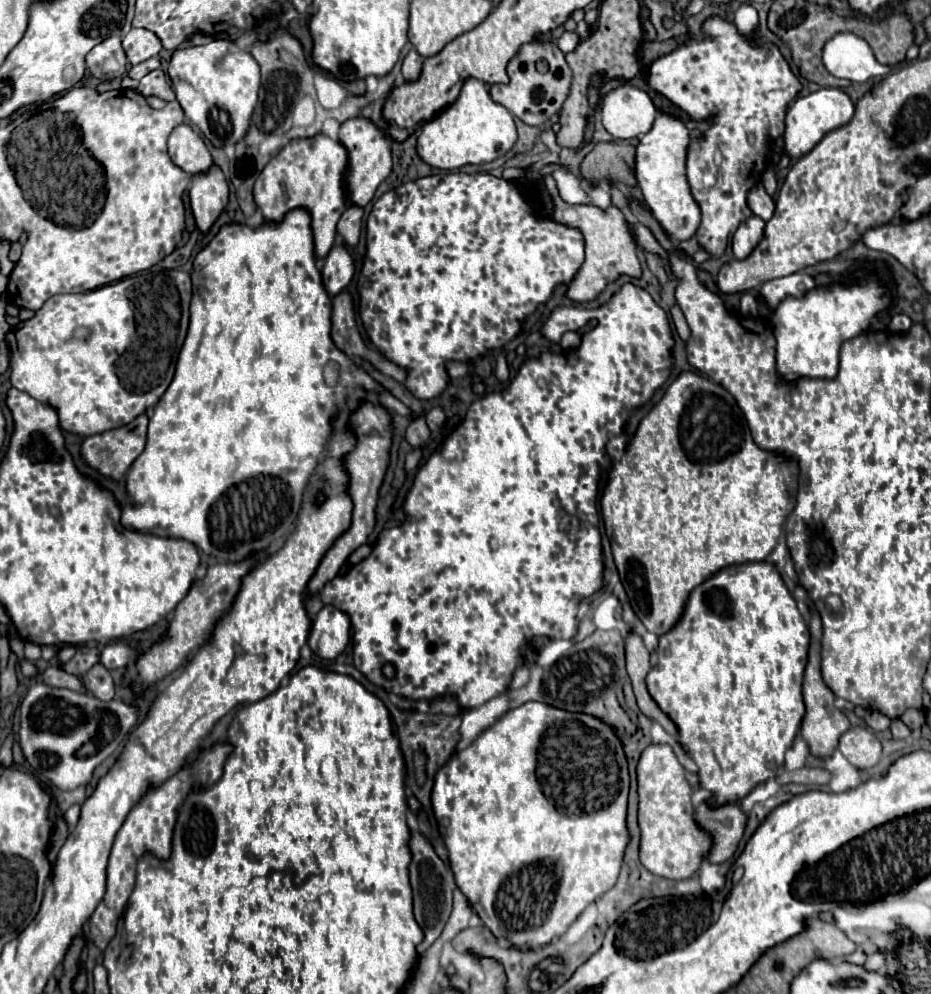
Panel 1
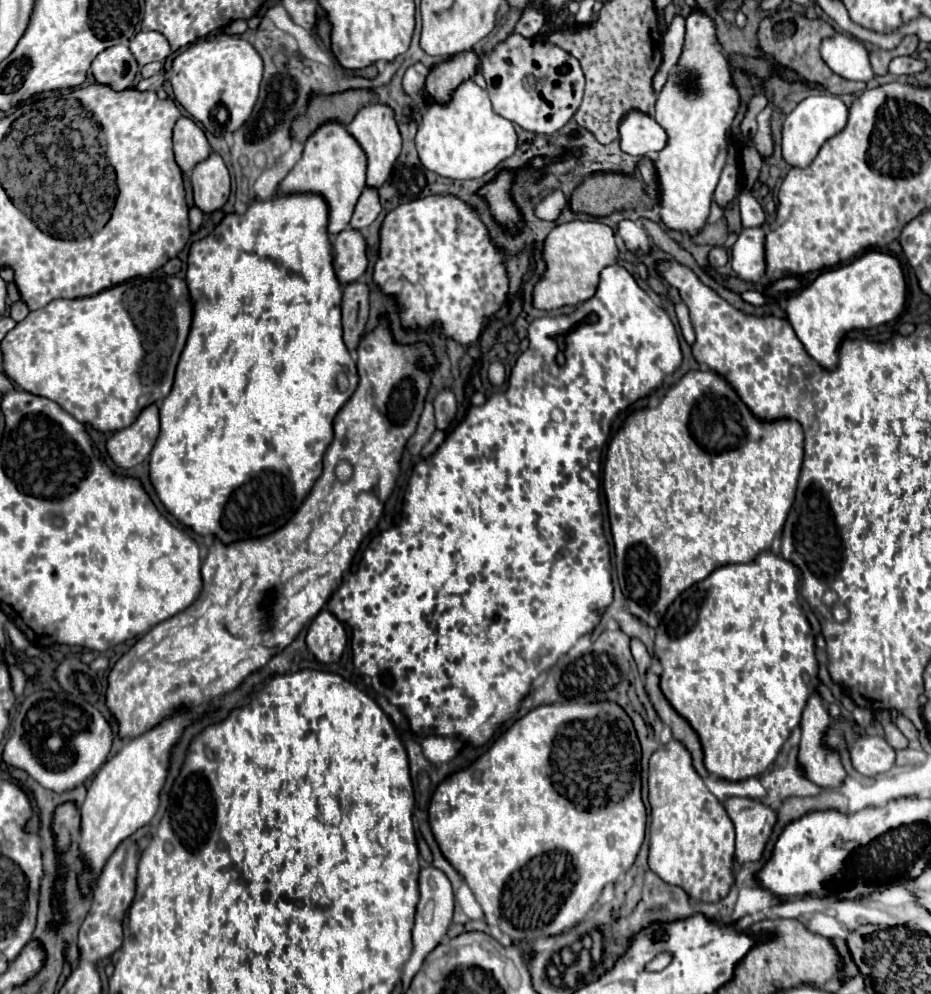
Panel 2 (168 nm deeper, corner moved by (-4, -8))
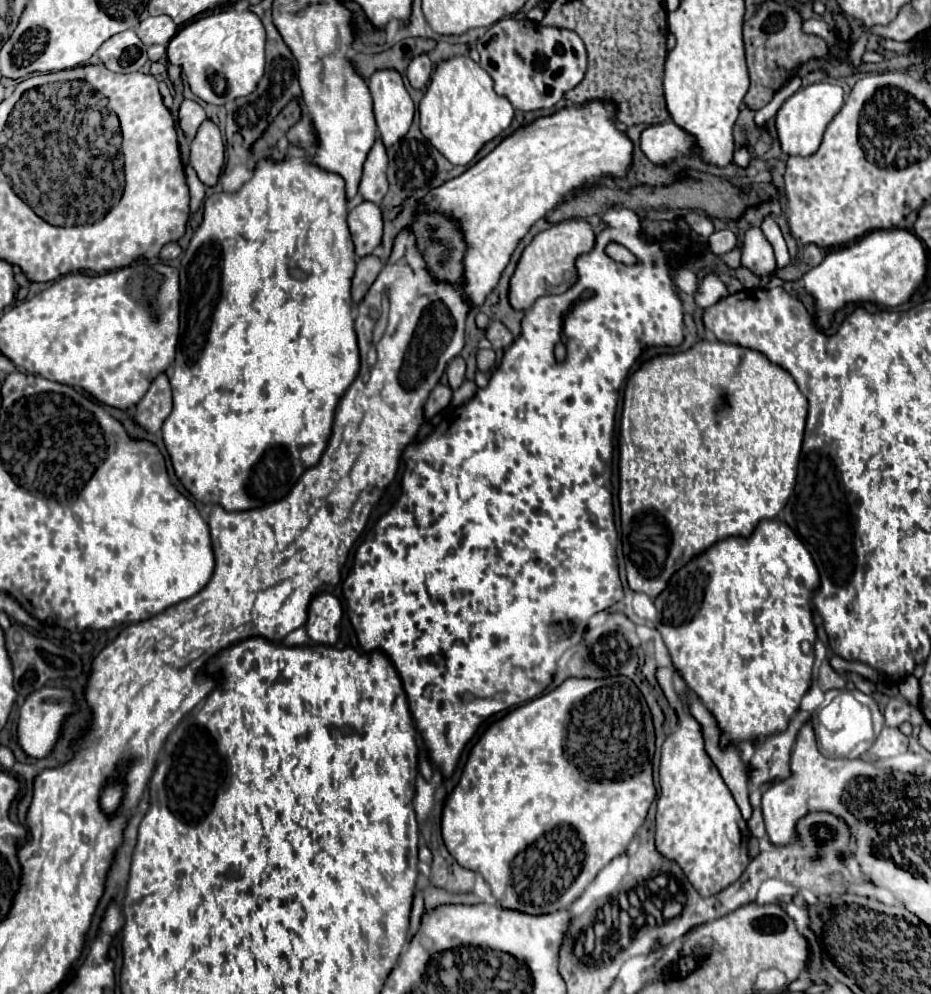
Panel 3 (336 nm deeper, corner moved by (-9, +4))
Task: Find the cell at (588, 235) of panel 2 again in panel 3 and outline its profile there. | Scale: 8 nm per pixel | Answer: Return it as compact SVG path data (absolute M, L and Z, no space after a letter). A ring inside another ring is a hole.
M565 220L539 232L523 250L515 274L509 280L509 304L515 310L527 310L537 298L549 294L563 294L577 282L575 260L593 248L595 232L583 220Z

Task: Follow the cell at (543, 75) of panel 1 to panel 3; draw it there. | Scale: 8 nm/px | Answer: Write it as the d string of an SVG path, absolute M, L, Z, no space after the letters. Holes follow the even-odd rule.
M503 18L495 22L477 40L477 52L481 56L479 66L495 82L495 92L523 112L553 108L569 88L583 80L587 68L585 44L573 30L547 28L533 20Z

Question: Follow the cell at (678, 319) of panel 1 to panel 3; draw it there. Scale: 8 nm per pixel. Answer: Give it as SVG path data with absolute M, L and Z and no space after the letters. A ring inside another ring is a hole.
M707 274L701 280L701 288L699 288L699 294L695 296L695 302L701 308L709 308L725 296L729 296L729 290L727 290L727 284L721 280L721 276L719 274Z

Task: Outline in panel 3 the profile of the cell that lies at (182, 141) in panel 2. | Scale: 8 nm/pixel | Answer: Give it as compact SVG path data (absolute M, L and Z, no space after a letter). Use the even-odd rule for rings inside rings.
M183 100L179 108L179 126L187 138L193 138L201 122L207 118L205 110L195 100Z

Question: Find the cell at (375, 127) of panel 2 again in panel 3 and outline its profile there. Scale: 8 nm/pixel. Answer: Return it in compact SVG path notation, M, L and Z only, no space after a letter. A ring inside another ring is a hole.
M377 70L369 78L369 90L375 102L375 120L379 134L389 148L411 126L415 106L405 90L403 78L397 70Z

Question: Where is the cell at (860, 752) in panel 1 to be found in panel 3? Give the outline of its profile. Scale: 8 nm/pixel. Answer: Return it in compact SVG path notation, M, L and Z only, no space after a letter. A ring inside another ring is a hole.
M885 726L881 730L881 734L877 736L877 740L873 742L873 748L869 748L869 752L877 754L881 758L893 758L897 754L907 752L907 744L909 744L909 740L899 728Z

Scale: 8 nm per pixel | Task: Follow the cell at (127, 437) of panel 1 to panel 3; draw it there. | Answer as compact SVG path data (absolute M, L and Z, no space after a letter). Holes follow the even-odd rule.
M159 374L153 384L149 386L147 394L137 404L135 420L137 424L145 426L149 432L161 430L165 418L171 414L171 384L167 374Z

